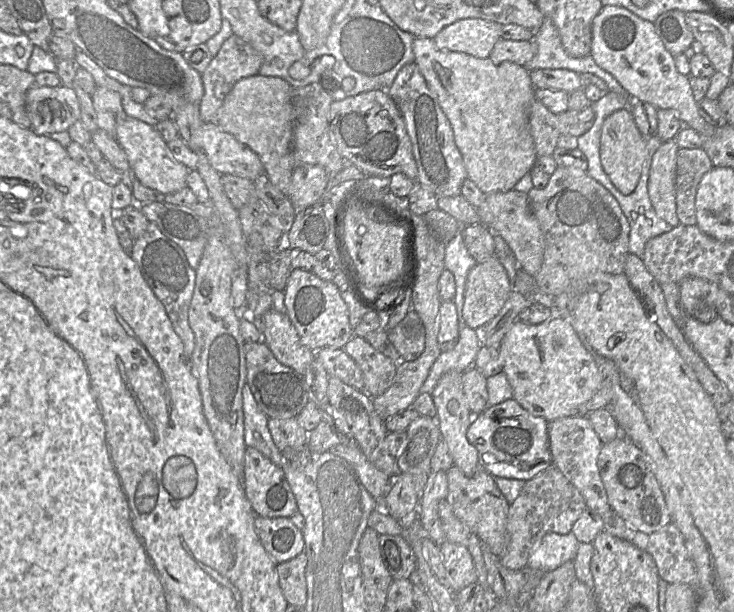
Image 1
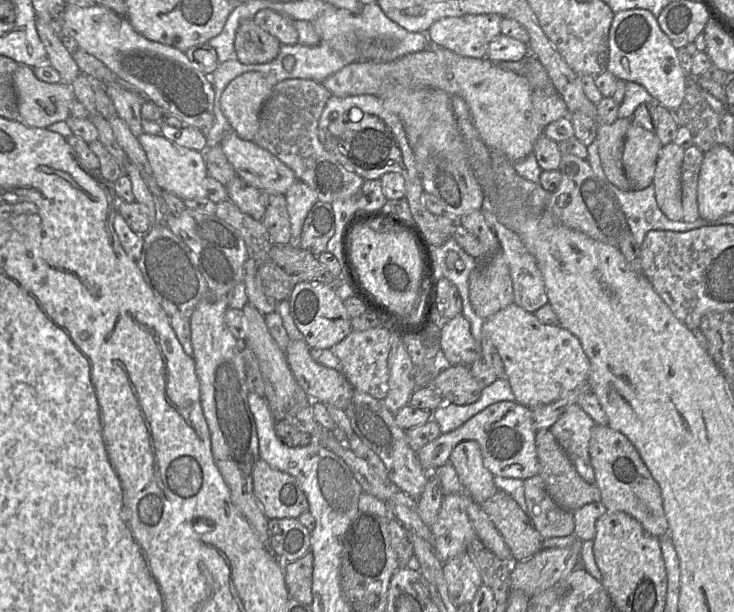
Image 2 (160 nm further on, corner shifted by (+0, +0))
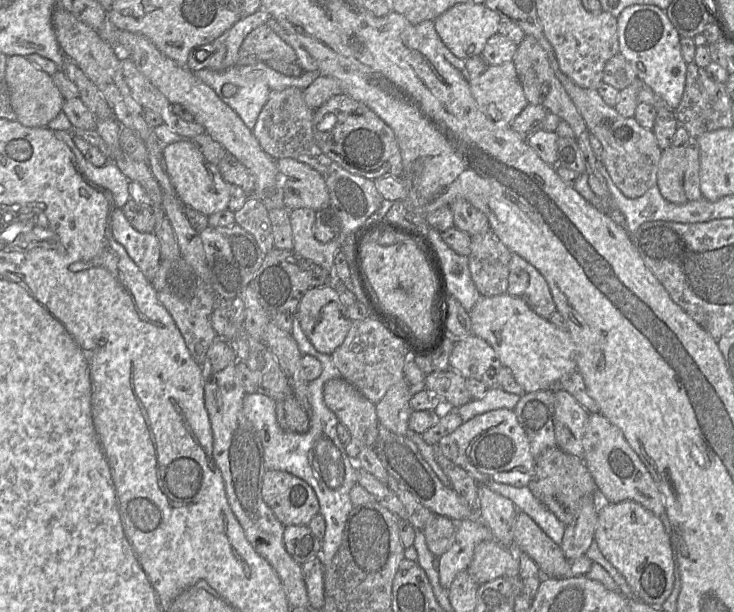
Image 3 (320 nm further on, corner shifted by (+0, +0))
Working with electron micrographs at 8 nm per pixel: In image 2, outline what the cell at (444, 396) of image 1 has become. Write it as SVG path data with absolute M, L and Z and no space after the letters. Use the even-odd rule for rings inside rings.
M463 441L455 446L449 463L457 472L463 489L477 504L485 502L499 490L493 482L494 476L483 464L481 448L476 441Z

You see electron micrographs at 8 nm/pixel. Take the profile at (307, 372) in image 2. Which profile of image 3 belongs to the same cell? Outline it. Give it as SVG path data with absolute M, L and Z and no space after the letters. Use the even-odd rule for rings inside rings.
M341 377L325 383L323 398L339 422L347 427L352 438L372 448L380 425L375 404Z

